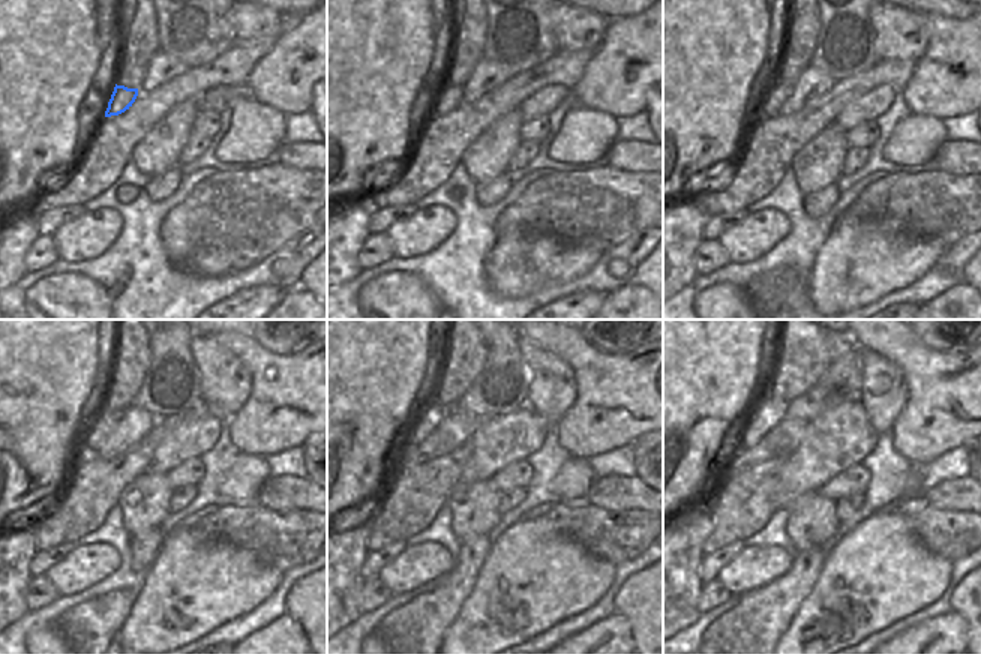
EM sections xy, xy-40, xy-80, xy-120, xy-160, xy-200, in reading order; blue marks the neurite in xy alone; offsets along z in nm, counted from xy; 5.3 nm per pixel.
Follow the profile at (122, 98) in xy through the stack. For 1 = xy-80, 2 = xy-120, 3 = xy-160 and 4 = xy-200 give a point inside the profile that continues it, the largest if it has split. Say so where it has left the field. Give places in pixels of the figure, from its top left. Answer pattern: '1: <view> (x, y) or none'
1: xy-80 (777, 92)
2: xy-120 (102, 423)
3: xy-160 (432, 414)
4: xy-200 (770, 411)

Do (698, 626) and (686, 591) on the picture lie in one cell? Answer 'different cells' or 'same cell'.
different cells

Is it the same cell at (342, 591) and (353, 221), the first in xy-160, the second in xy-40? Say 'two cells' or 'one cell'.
one cell

